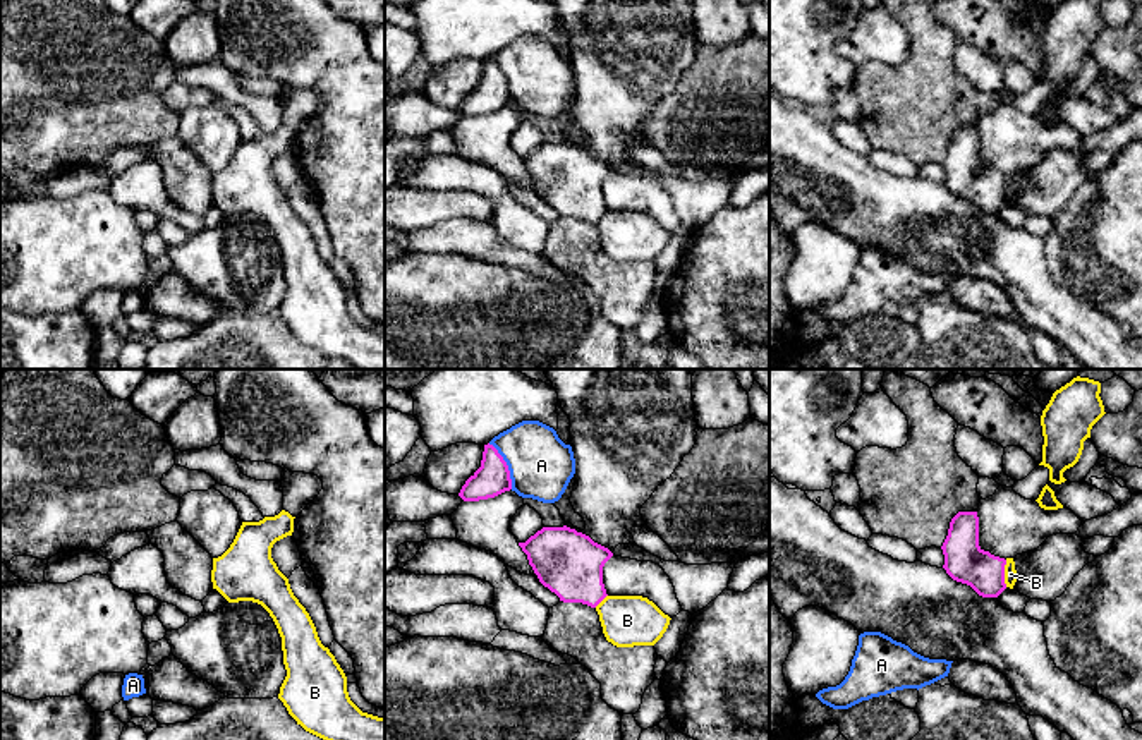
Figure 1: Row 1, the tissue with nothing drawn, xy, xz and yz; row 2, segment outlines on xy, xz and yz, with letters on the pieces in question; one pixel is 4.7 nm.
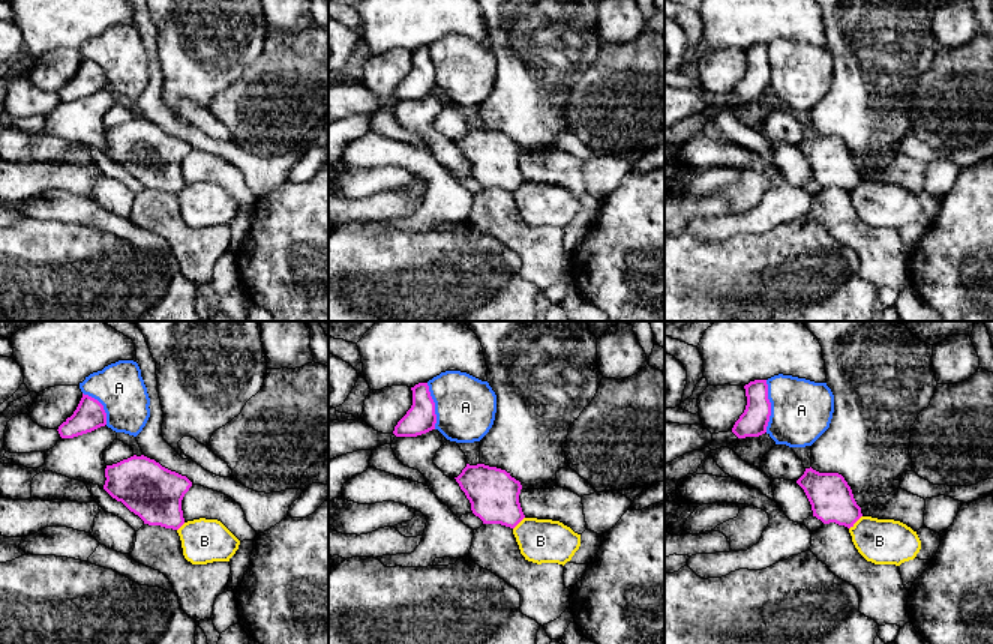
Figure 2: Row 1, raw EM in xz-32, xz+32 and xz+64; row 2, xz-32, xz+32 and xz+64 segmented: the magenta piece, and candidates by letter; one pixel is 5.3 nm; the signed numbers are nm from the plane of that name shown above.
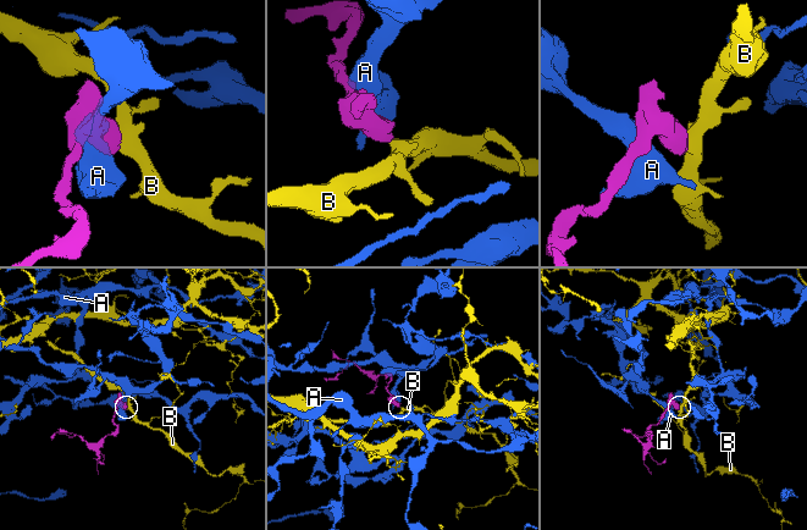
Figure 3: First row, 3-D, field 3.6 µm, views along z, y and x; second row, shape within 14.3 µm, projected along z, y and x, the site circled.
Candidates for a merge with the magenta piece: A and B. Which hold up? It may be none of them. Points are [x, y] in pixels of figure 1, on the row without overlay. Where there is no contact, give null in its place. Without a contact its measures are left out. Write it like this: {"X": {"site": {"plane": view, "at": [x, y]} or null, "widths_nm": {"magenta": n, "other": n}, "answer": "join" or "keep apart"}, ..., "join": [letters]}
{"A": {"site": {"plane": "xz", "at": [507, 81]}, "widths_nm": {"magenta": 160, "other": 300}, "answer": "keep apart"}, "B": {"site": {"plane": "yz", "at": [1003, 189]}, "widths_nm": {"magenta": 190, "other": 60}, "answer": "keep apart"}, "join": []}

